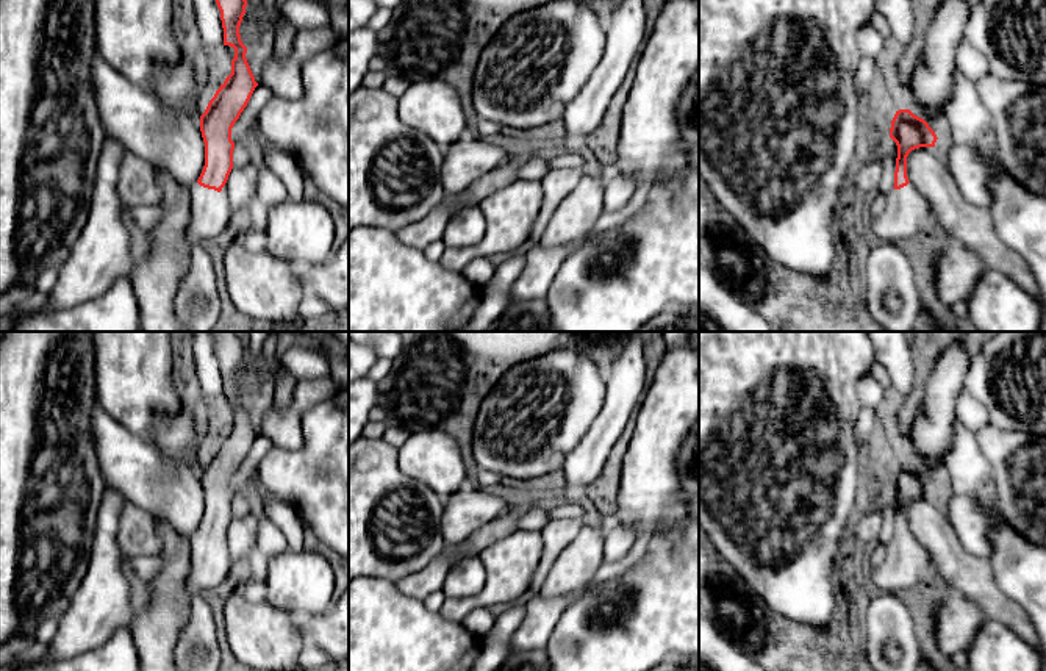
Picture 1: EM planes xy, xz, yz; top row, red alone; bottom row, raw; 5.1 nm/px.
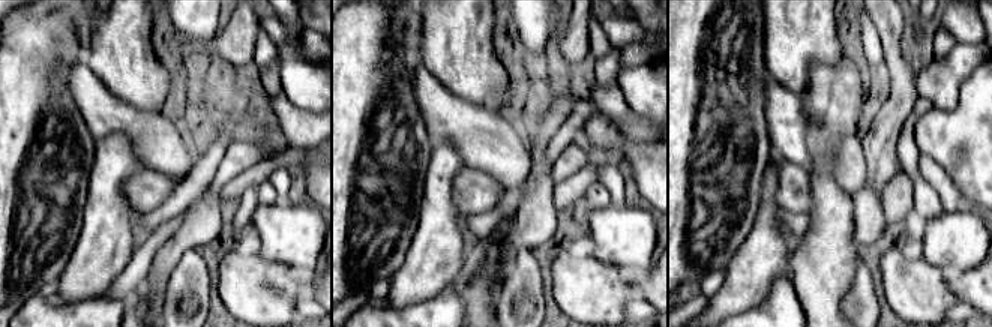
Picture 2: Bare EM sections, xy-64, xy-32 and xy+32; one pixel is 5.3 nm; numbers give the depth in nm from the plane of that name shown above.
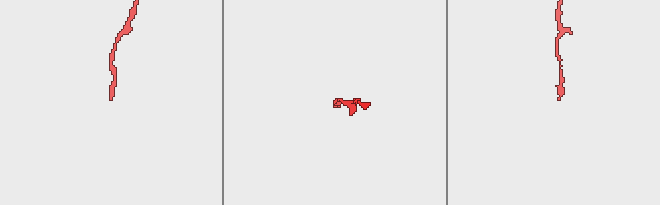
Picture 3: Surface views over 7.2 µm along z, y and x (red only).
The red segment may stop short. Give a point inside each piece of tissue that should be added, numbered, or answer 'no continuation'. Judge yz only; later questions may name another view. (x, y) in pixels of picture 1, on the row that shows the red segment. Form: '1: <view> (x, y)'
1: yz (907, 215)

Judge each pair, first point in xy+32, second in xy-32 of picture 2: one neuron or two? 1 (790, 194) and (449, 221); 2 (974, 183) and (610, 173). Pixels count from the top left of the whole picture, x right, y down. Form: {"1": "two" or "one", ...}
{"1": "two", "2": "two"}

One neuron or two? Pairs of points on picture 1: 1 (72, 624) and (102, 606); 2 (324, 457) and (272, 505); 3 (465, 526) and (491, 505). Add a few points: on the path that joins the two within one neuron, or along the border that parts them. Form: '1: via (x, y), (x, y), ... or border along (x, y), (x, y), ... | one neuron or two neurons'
1: via (80, 624), (94, 613) | one neuron
2: border along (268, 495), (290, 504), (296, 510), (300, 527) | two neurons
3: via (471, 520), (485, 507) | one neuron

